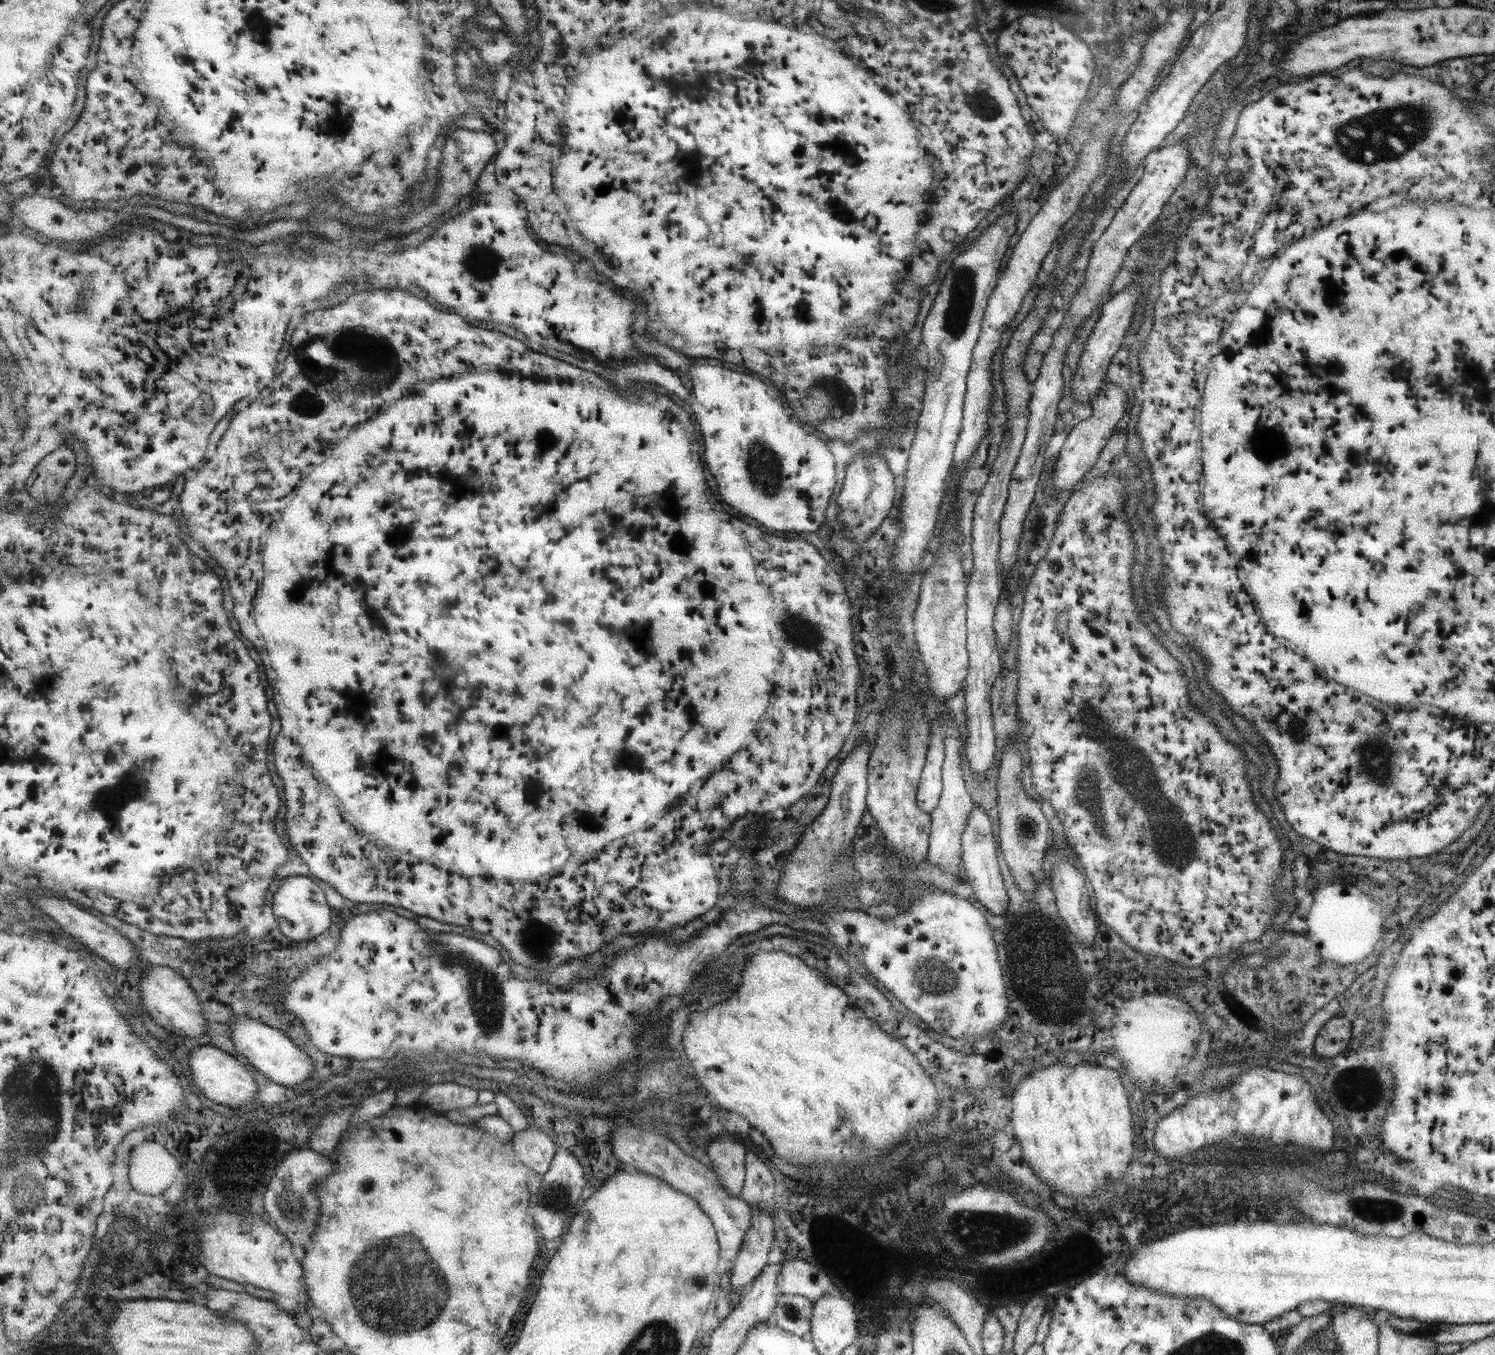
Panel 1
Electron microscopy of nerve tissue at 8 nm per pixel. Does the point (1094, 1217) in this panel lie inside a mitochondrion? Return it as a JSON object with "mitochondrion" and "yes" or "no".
{"mitochondrion":"no"}

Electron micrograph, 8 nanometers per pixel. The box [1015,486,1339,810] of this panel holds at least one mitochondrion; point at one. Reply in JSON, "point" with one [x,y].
{"point":[1083,790]}

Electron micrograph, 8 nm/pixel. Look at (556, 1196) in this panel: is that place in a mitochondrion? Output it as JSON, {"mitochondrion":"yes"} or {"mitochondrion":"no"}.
{"mitochondrion":"yes"}

